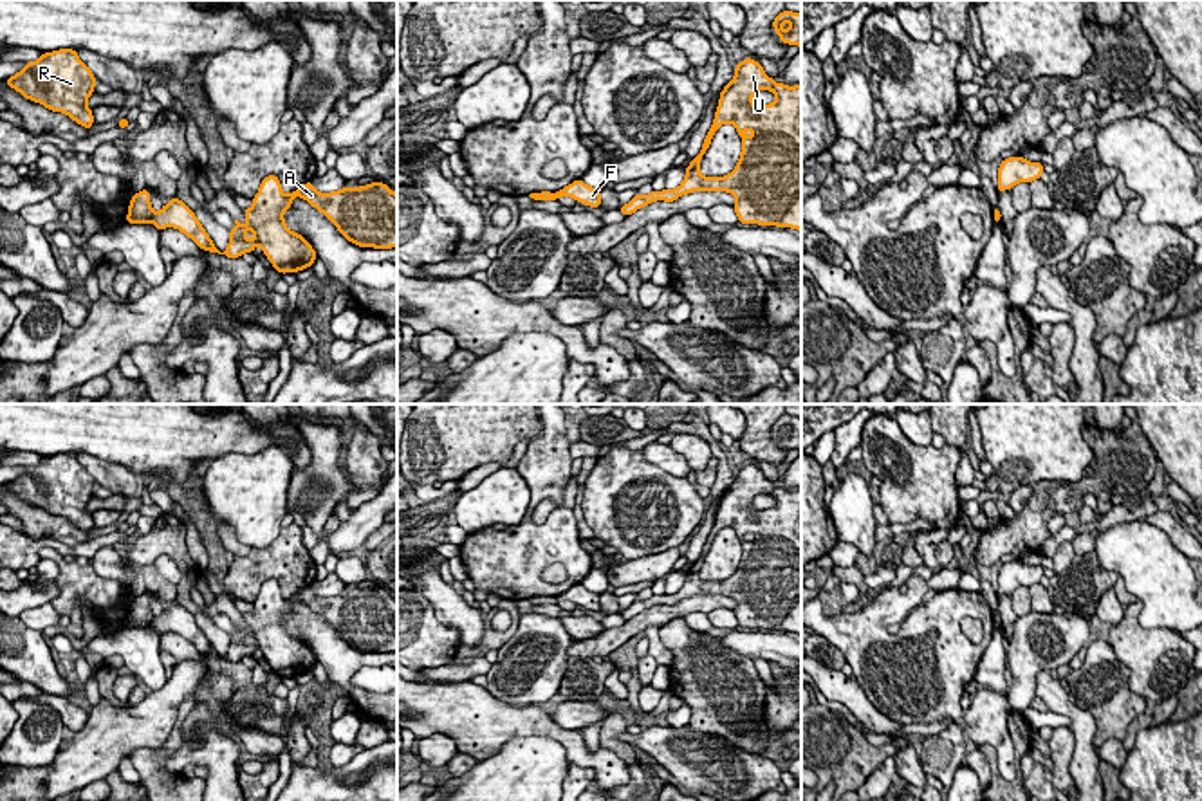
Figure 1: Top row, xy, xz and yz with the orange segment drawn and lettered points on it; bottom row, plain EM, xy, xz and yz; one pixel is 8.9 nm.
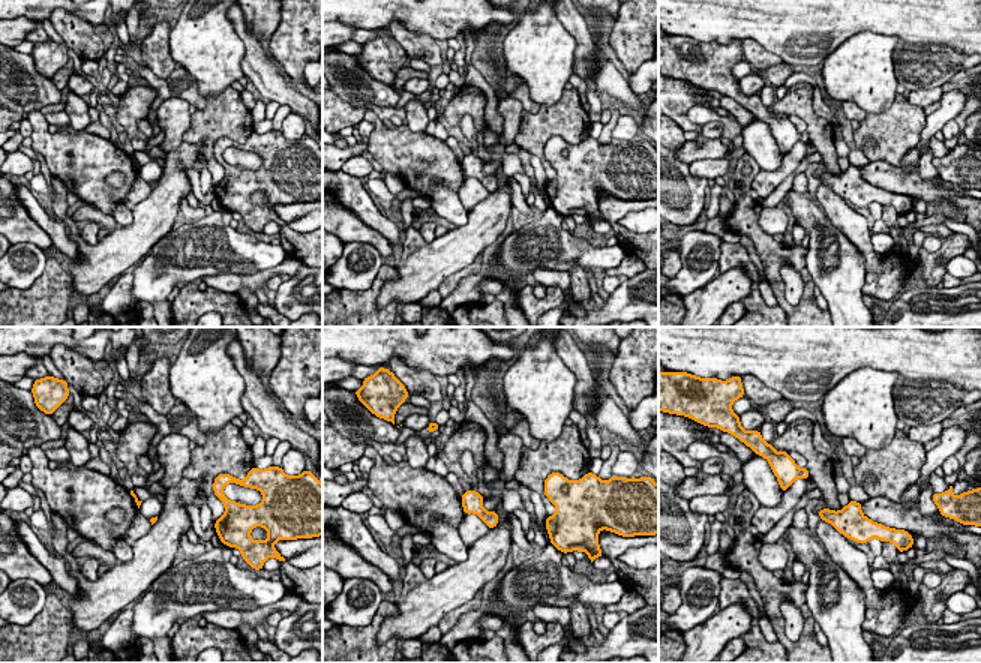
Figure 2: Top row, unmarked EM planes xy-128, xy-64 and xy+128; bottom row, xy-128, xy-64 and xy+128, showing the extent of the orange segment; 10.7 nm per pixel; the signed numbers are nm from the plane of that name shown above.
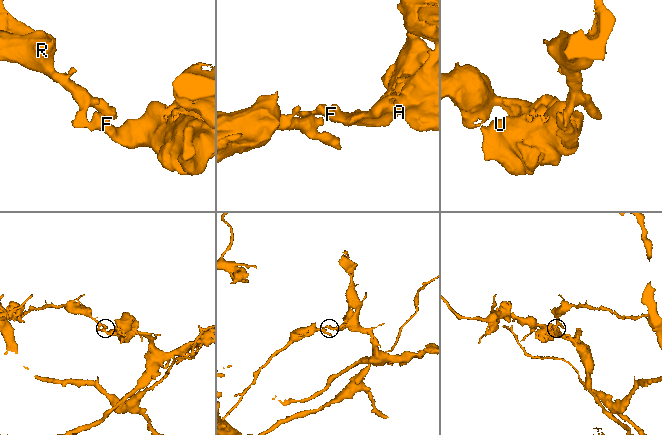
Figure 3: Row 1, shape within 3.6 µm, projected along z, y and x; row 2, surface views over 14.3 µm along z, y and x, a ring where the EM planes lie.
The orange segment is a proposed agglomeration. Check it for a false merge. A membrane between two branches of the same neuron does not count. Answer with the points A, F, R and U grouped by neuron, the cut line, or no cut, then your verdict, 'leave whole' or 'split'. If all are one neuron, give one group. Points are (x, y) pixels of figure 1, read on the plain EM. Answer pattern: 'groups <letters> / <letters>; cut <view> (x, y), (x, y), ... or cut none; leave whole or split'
groups A F U / R; cut xy (154, 617), (150, 625); split

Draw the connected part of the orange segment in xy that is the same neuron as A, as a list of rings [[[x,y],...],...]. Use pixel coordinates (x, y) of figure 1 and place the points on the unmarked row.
[[[267,579],[262,585],[256,601],[253,603],[253,610],[249,613],[244,613],[249,630],[245,631],[244,628],[235,624],[236,631],[229,635],[231,642],[224,657],[215,651],[206,633],[197,624],[195,617],[177,601],[170,603],[170,606],[162,610],[159,617],[153,617],[152,628],[159,635],[164,631],[175,631],[190,640],[200,653],[218,657],[227,662],[238,662],[244,657],[253,657],[254,649],[258,648],[278,677],[296,678],[298,675],[310,671],[312,666],[318,664],[318,658],[301,639],[289,635],[285,630],[283,617],[291,612],[294,601],[305,603],[312,612],[321,615],[348,646],[359,651],[397,651],[397,597],[393,597],[386,588],[379,585],[354,594],[343,592],[332,597],[316,595],[310,585],[291,599],[283,599],[278,581]]]

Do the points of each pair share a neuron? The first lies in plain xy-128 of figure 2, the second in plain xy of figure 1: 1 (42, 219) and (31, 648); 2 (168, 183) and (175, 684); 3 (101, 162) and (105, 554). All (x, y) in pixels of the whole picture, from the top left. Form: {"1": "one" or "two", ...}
{"1": "one", "2": "one", "3": "two"}

